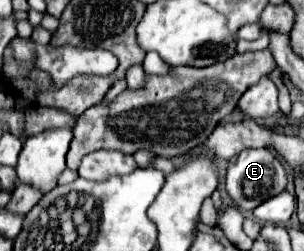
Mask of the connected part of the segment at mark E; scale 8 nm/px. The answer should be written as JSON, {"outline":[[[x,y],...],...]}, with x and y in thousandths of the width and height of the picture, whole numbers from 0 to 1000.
{"outline":[[[809,590],[757,637],[743,701],[743,765],[763,789],[763,805],[803,845],[822,845],[862,805],[875,805],[875,789],[921,773],[928,757],[941,757],[941,733],[947,733],[941,661],[908,614],[895,622],[895,606],[875,590]]]}

